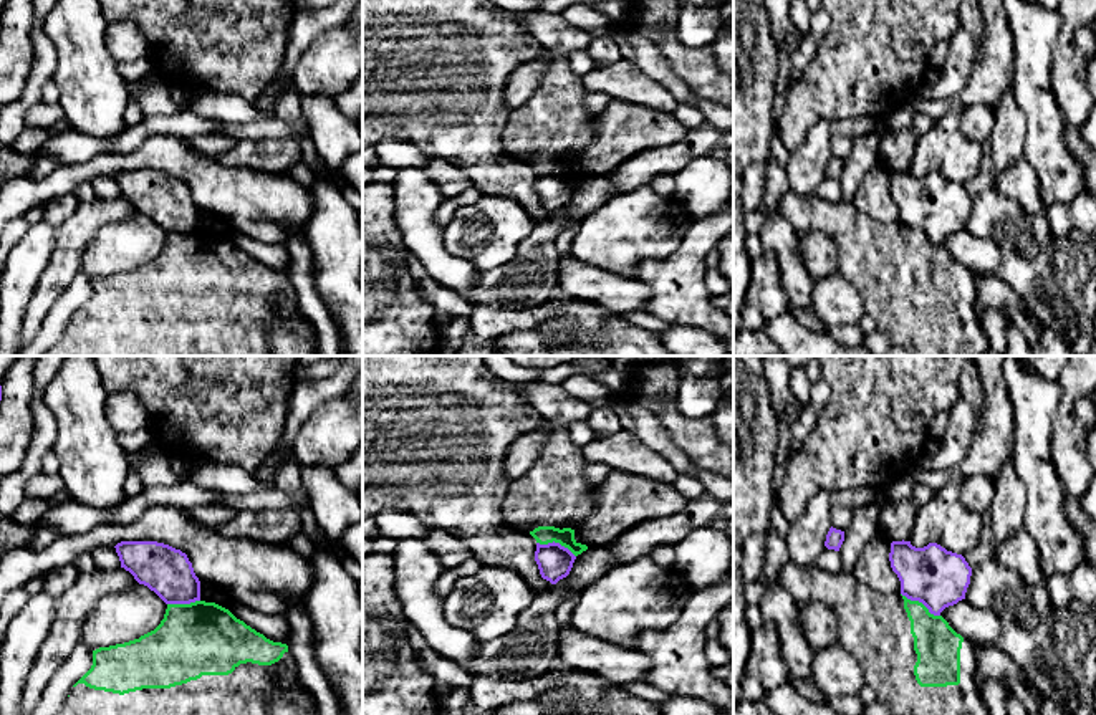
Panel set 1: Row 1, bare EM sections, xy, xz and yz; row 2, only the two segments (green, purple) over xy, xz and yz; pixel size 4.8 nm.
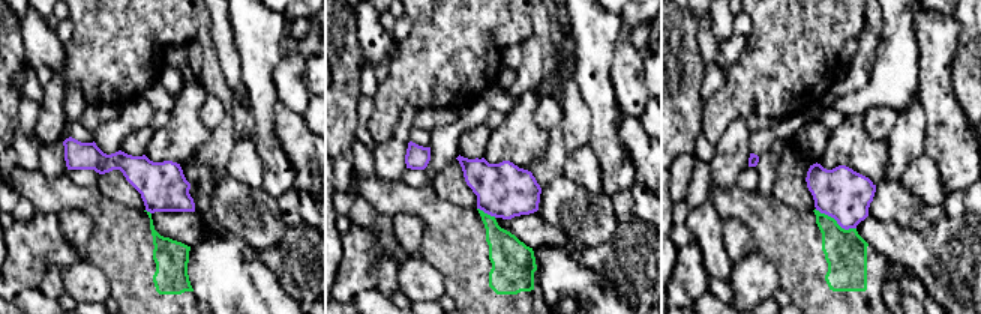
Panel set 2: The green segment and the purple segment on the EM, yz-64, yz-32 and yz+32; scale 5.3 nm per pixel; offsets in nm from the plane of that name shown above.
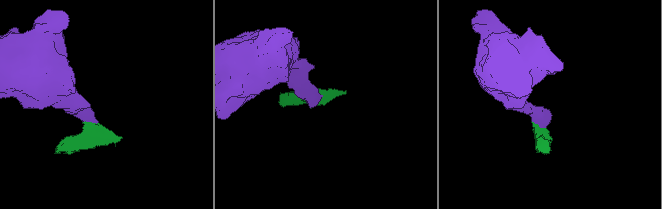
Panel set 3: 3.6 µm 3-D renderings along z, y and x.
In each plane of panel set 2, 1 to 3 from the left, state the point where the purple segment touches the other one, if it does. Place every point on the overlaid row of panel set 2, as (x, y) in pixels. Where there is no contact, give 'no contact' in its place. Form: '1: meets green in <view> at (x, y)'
1: meets green in yz-64 at (149, 212)
2: meets green in yz-32 at (486, 214)
3: meets green in yz+32 at (836, 221)

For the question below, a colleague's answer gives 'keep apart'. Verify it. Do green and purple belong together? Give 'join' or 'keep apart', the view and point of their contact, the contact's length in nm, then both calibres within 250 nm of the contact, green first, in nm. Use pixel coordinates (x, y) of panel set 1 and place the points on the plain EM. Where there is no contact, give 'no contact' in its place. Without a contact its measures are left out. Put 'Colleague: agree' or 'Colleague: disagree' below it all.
keep apart; contact yz (921, 232); length 220 nm; calibres 220 and 280 nm
Colleague: agree

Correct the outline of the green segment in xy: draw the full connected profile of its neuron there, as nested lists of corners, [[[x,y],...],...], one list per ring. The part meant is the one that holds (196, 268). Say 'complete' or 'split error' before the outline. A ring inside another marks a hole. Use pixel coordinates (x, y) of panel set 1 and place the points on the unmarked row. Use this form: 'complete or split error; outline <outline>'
split error; outline [[[195,230],[167,233],[161,253],[139,268],[93,280],[91,298],[43,356],[270,356],[275,329],[290,331],[318,348],[318,334],[301,313],[286,273],[267,268],[215,232]]]

